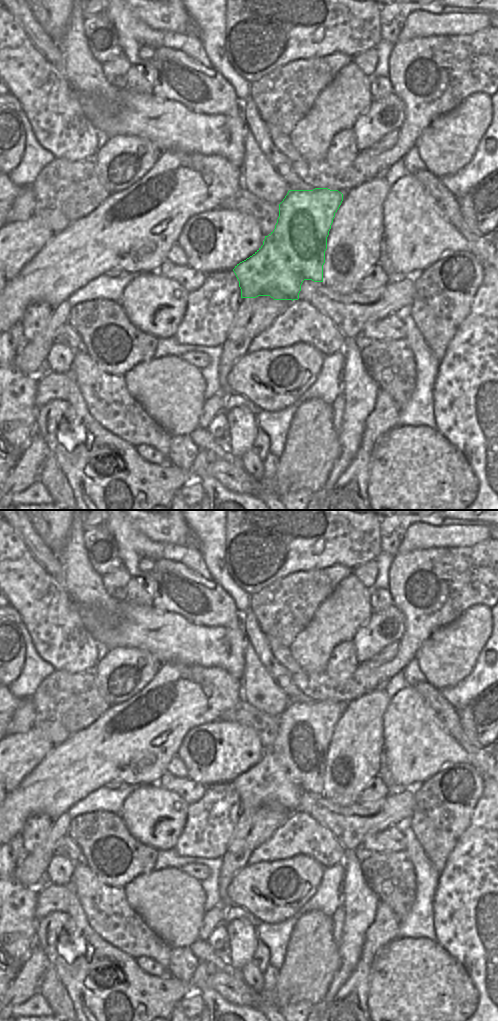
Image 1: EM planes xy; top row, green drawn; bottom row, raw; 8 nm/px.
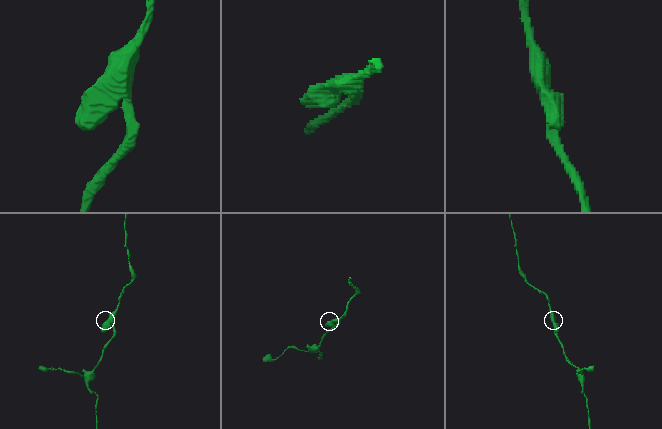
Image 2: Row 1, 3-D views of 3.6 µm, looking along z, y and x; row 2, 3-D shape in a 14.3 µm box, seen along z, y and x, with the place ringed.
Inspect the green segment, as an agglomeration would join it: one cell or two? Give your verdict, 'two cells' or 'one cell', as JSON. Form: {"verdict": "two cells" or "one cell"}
{"verdict": "one cell"}

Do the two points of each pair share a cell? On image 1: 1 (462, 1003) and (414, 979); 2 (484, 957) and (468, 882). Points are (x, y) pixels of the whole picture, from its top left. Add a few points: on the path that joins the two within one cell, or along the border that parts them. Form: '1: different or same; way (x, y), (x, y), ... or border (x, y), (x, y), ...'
1: same; way (450, 998), (431, 996), (426, 991)
2: same; way (480, 938), (476, 933), (475, 927), (474, 901)

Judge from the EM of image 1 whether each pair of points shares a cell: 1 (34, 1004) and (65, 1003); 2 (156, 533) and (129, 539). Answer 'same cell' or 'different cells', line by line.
1: different cells
2: different cells

